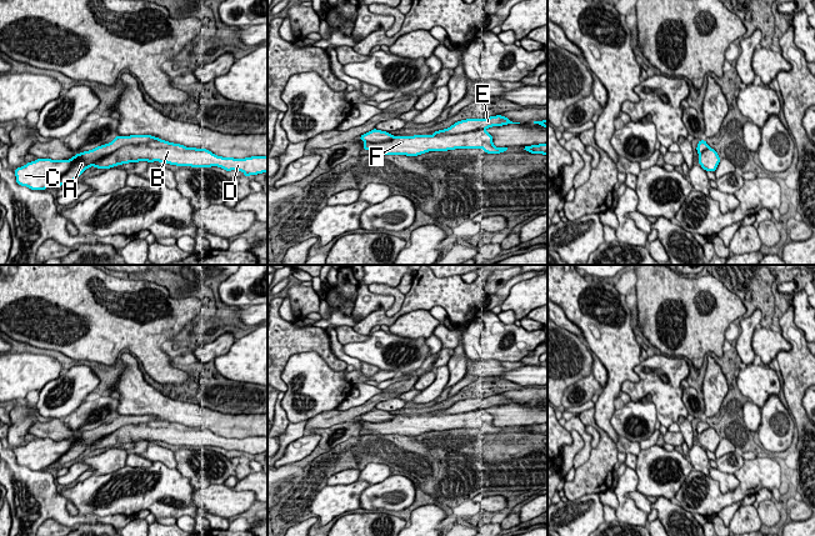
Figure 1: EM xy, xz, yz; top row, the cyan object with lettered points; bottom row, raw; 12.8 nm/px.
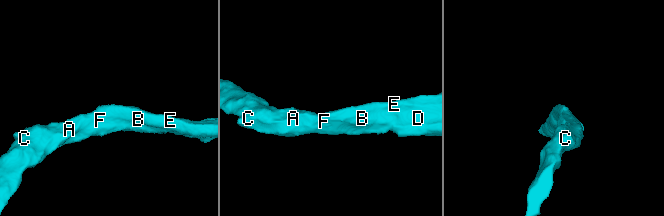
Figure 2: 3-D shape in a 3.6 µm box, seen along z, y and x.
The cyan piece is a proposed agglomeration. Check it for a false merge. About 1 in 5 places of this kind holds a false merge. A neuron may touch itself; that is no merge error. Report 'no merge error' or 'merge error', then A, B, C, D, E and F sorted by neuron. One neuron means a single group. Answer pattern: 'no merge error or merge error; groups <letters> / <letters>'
no merge error; groups A B C D E F

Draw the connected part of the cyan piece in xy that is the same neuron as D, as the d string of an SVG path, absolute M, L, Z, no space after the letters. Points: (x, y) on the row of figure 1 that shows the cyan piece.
M118 135L111 142L74 155L69 160L36 159L14 170L16 184L31 190L58 187L89 167L110 169L129 162L166 162L176 166L211 167L242 171L245 177L268 172L268 156L222 157L208 149L186 147L151 135Z

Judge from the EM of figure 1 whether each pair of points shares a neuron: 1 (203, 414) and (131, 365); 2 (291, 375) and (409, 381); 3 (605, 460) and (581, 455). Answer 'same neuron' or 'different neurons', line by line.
1: same neuron
2: different neurons
3: different neurons

